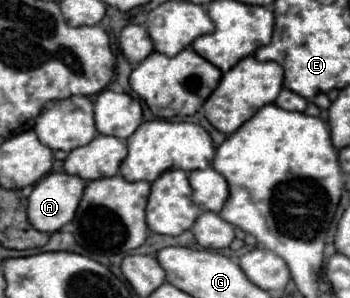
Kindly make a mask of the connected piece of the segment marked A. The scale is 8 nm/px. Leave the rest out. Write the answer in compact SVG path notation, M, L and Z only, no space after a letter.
M50 172L28 196L28 220L40 232L58 232L74 218L86 182L66 172Z

